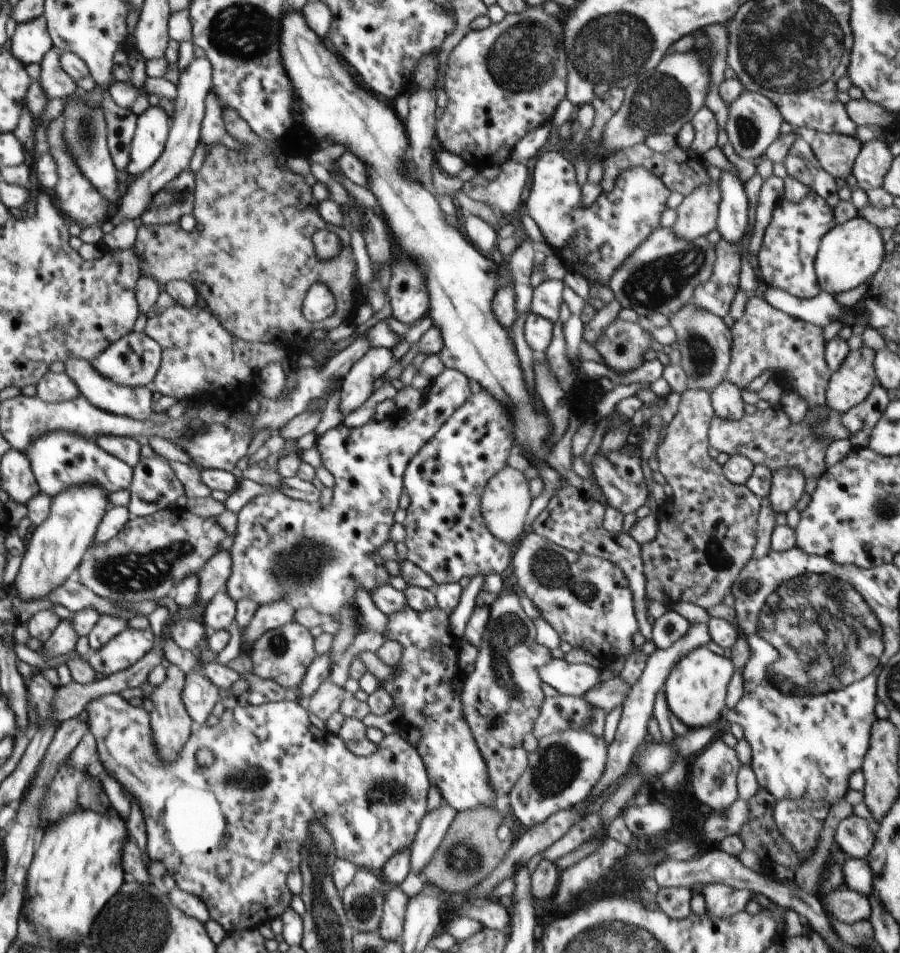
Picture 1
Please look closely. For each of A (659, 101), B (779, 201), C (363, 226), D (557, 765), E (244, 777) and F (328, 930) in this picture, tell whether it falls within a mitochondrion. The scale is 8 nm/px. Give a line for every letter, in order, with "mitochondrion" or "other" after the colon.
A: mitochondrion
B: other
C: other
D: mitochondrion
E: mitochondrion
F: mitochondrion

